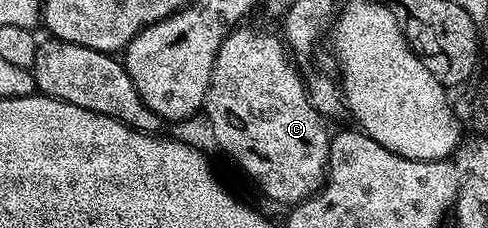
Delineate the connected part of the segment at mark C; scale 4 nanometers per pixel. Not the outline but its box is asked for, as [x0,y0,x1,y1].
[205,27,331,207]

